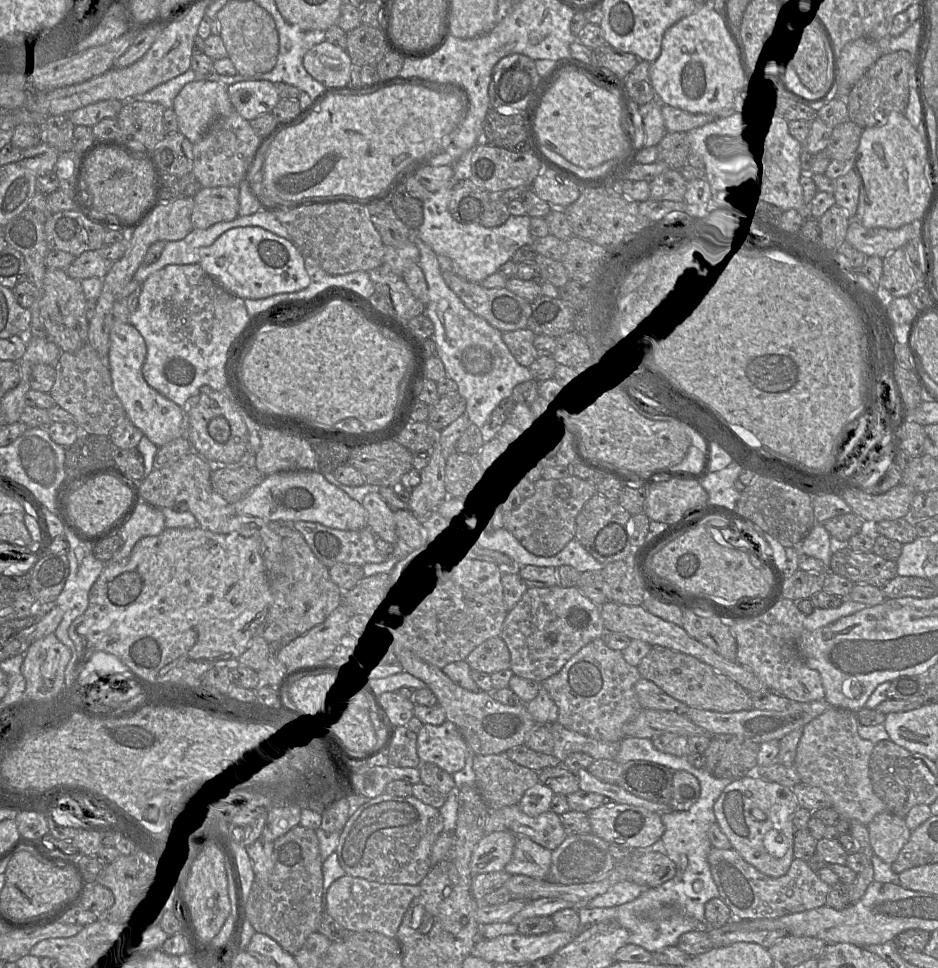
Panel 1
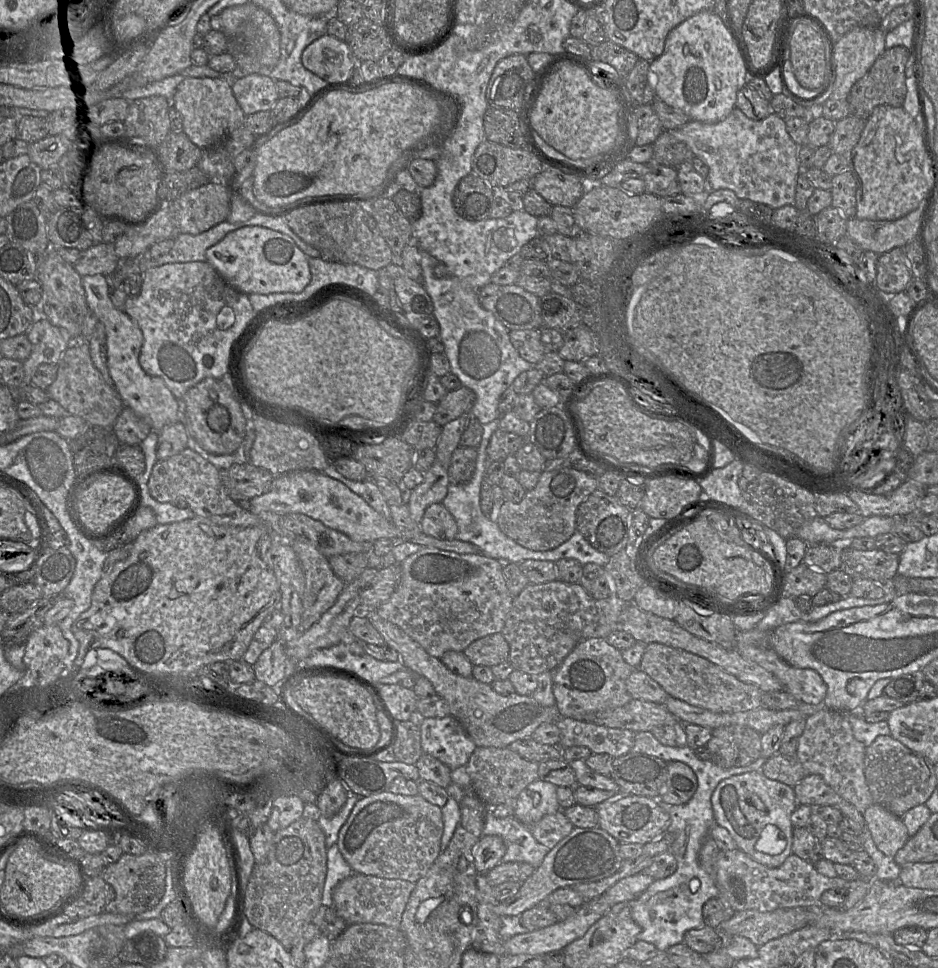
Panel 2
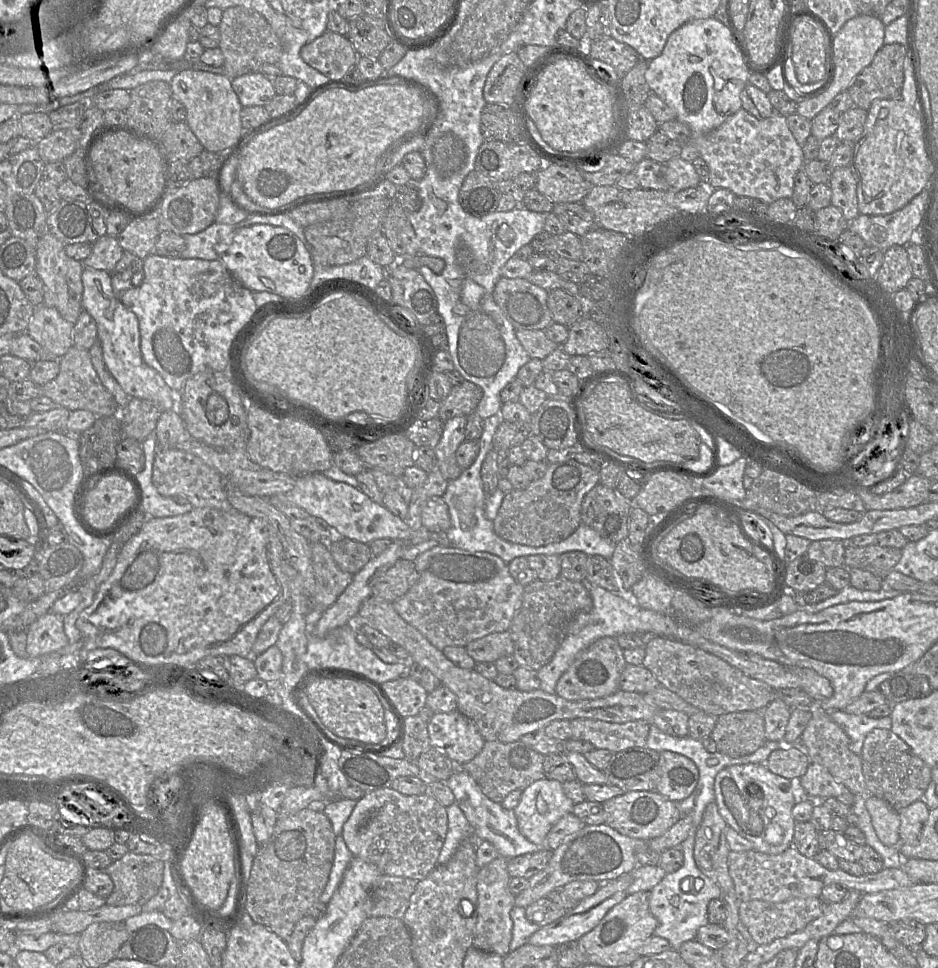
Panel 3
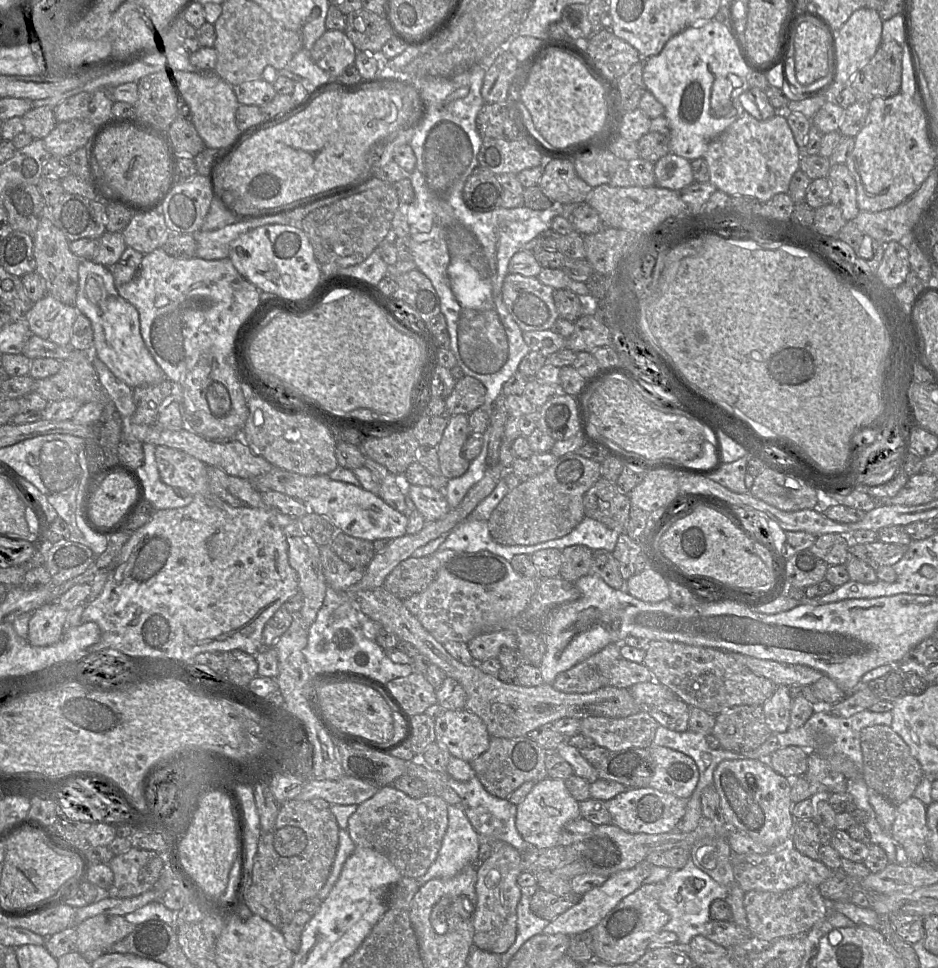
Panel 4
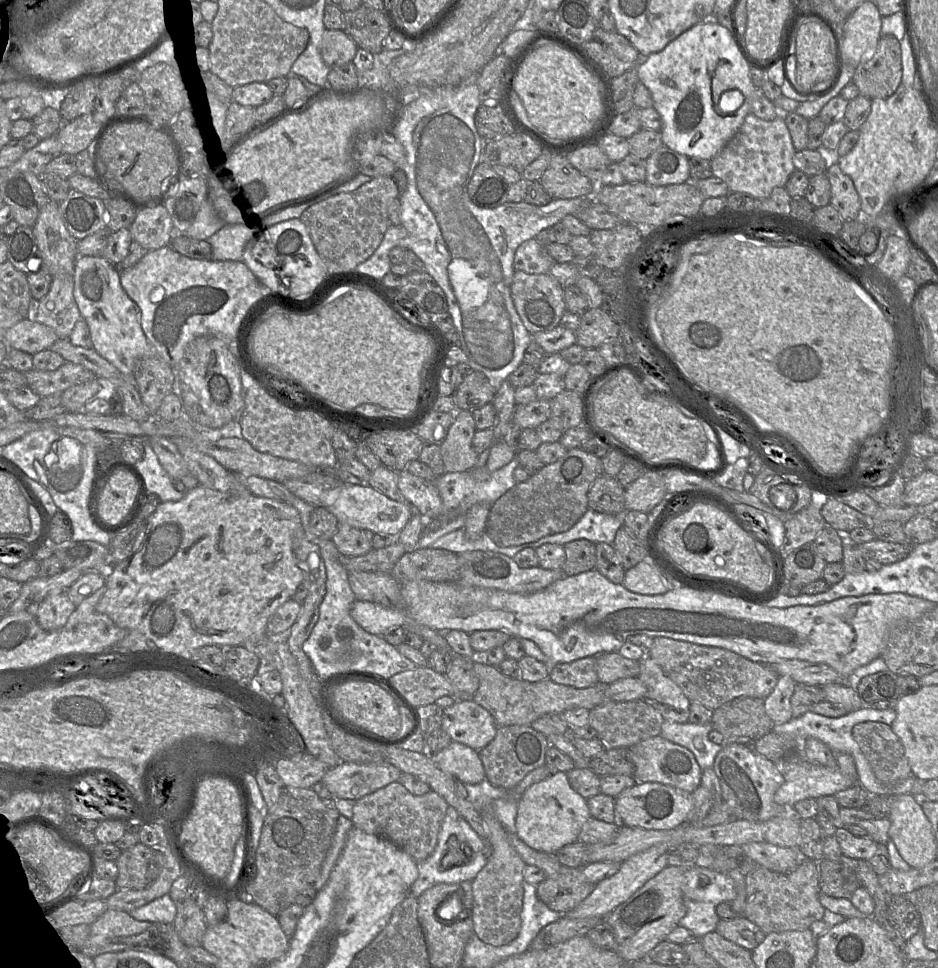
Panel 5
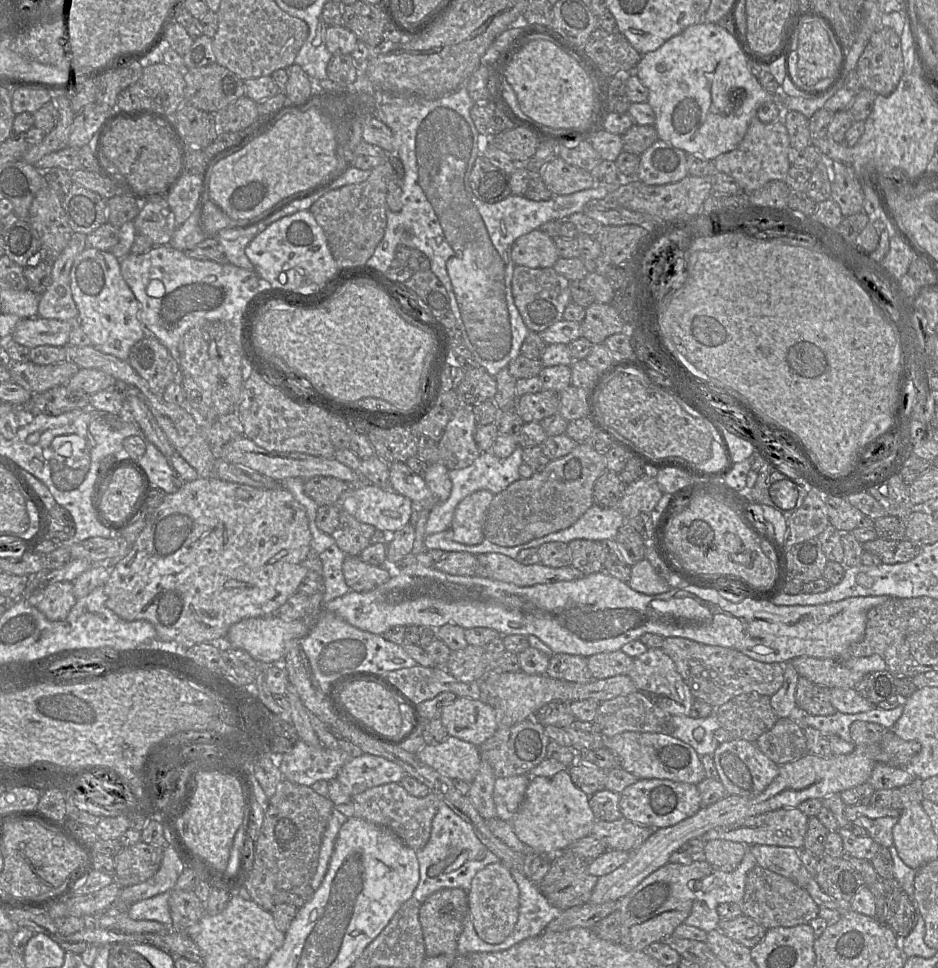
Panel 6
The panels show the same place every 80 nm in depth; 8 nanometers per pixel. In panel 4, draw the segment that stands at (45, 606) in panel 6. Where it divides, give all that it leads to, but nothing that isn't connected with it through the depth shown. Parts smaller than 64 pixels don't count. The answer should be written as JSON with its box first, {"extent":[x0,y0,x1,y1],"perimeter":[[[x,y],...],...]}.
{"extent":[27,601,68,646],"perimeter":[[[57,601],[49,602],[31,614],[27,641],[33,646],[49,646],[58,642],[65,632],[68,611]]]}

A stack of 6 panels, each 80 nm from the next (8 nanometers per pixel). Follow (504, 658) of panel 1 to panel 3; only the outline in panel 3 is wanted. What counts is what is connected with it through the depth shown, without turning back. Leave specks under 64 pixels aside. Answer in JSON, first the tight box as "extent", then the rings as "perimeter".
{"extent":[466,631,514,663],"perimeter":[[[509,631],[490,633],[466,645],[468,654],[476,663],[495,662],[499,658],[511,655],[514,644]]]}

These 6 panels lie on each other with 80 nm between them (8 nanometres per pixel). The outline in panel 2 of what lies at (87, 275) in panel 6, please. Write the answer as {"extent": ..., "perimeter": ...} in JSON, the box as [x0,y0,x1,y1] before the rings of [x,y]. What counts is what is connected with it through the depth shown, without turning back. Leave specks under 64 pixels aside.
{"extent":[81,274,179,433],"perimeter":[[[102,274],[81,276],[88,308],[104,325],[107,346],[107,365],[114,388],[124,406],[131,408],[152,429],[159,433],[165,426],[179,421],[179,401],[173,396],[164,381],[147,374],[139,363],[143,334],[135,321],[124,311],[116,309],[111,301],[110,278]]]}

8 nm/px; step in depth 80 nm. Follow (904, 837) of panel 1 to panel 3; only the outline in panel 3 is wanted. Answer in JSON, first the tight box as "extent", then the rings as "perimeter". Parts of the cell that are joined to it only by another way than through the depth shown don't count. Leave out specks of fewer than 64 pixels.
{"extent":[865,795,900,849],"perimeter":[[[873,795],[865,800],[865,805],[879,840],[886,846],[899,849],[900,818],[898,811],[886,801]]]}

